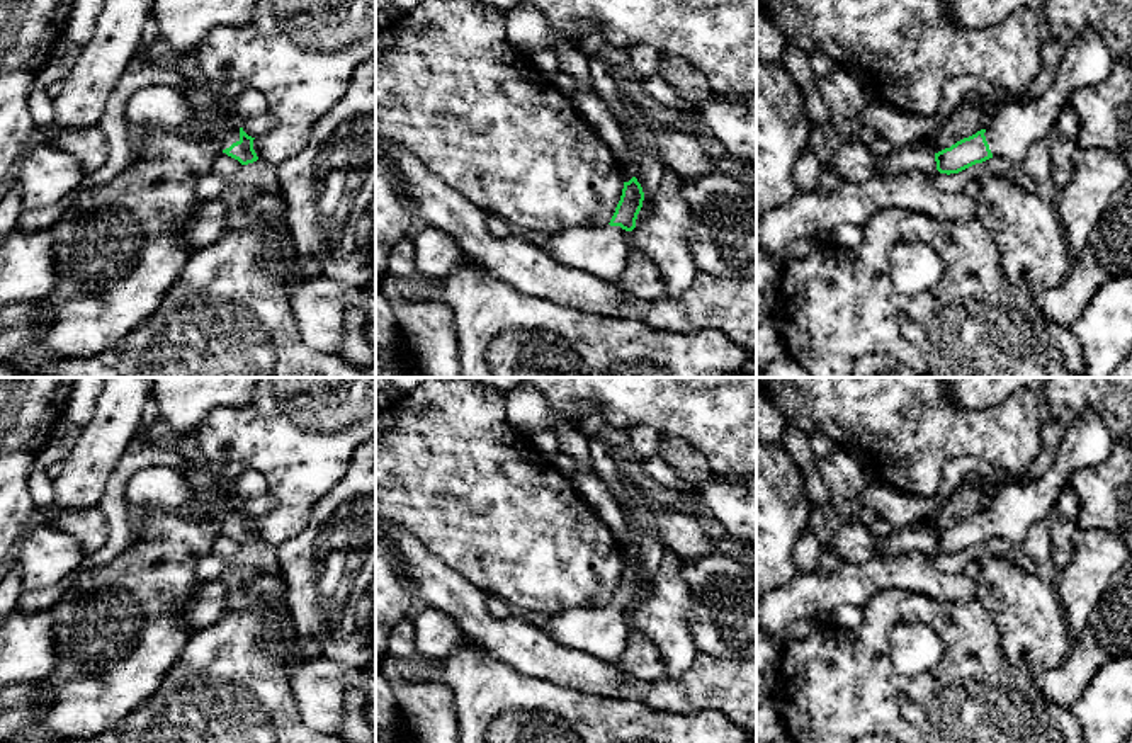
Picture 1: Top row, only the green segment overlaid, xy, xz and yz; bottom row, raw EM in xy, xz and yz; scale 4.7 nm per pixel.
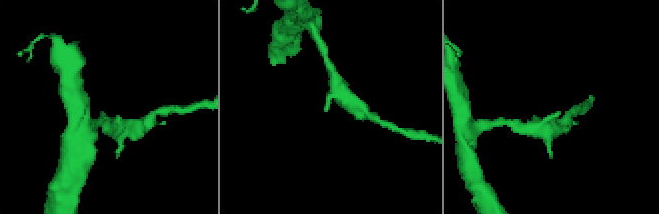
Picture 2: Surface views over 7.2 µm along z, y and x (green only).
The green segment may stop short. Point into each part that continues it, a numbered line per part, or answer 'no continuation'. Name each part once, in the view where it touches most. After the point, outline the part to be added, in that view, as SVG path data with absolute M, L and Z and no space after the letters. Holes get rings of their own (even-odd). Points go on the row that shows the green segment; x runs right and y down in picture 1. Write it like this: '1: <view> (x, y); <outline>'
1: xy (232, 135); M236 119L236 122L226 129L226 133L221 138L223 150L240 141L240 128L241 128L241 122Z

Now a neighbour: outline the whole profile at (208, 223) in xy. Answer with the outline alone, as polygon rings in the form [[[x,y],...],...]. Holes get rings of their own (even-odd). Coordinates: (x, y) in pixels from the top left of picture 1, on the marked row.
[[[211,199],[201,202],[185,223],[185,241],[190,252],[197,252],[218,241],[226,231],[226,204]]]

